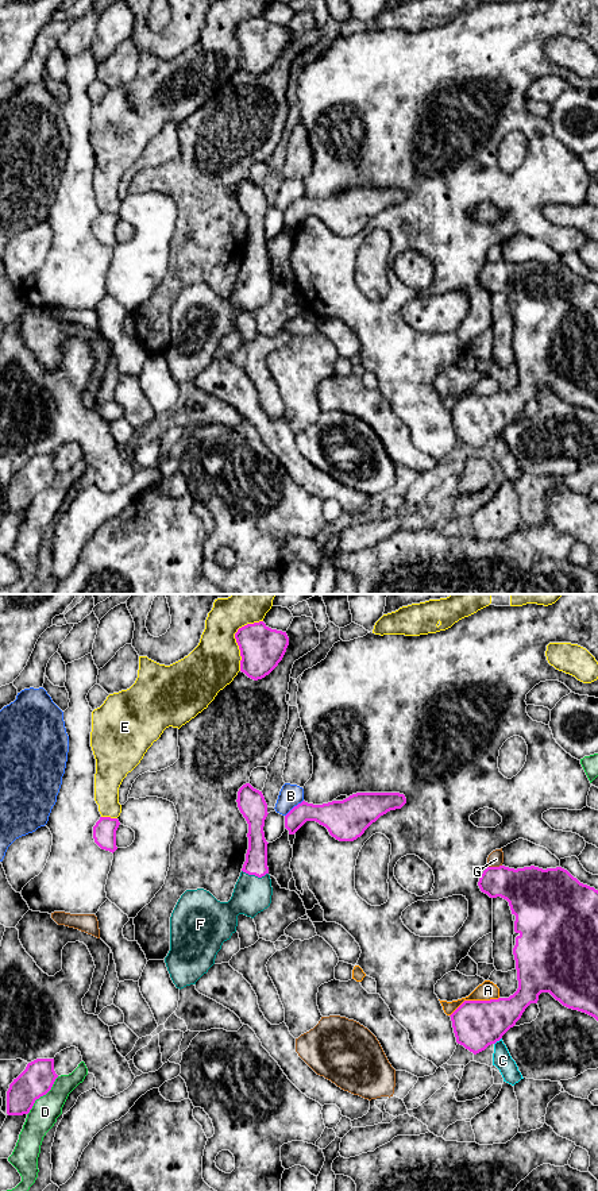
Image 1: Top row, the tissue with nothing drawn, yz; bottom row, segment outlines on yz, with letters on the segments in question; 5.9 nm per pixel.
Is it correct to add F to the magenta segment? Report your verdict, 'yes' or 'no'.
yes

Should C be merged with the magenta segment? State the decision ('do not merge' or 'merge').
do not merge

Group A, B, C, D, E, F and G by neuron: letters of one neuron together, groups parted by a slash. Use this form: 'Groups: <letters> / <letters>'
Groups: A / B / C / D / E / F / G

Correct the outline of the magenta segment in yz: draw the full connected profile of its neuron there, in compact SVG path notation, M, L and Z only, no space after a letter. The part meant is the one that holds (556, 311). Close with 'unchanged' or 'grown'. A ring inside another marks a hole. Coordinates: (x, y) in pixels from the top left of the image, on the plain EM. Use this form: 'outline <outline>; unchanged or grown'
outline M505 261L486 262L478 281L490 293L501 292L509 297L512 309L516 311L516 355L518 383L509 393L490 396L464 396L450 412L452 416L456 438L474 450L495 439L516 420L531 398L537 398L541 388L549 388L563 401L586 408L598 416L598 285L580 278L567 265L509 263Z; unchanged

